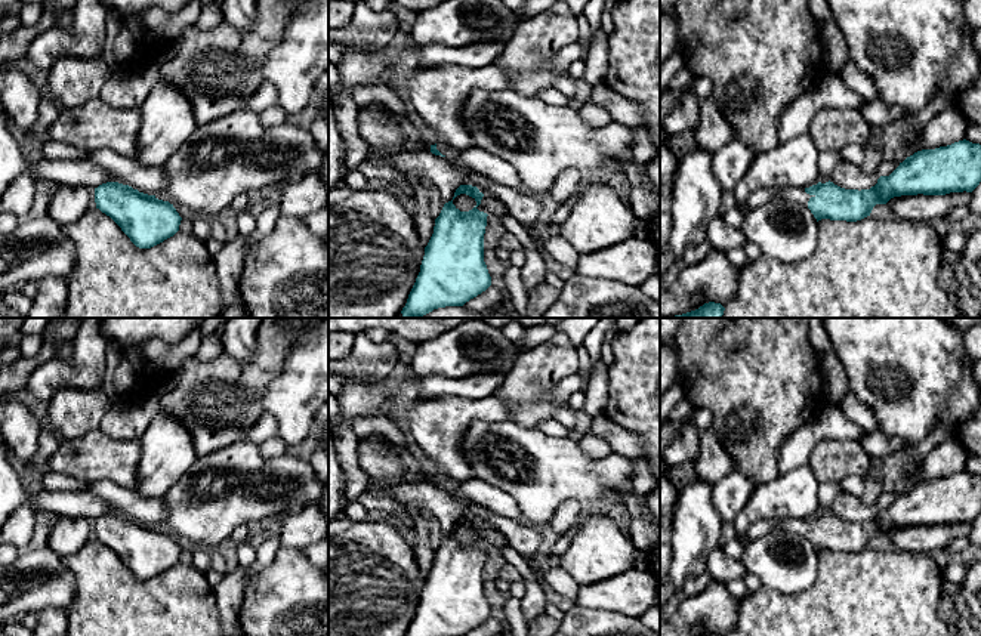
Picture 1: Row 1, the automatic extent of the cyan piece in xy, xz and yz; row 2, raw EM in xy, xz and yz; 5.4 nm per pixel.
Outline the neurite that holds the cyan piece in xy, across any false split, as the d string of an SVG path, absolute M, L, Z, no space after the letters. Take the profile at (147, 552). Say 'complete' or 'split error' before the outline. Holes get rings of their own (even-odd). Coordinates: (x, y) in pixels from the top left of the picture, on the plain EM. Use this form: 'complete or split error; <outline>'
complete; M118 513L95 519L95 534L139 580L151 580L173 568L182 552L169 532Z

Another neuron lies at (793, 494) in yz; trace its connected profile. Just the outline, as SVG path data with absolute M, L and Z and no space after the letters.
M811 463L758 484L744 509L734 519L737 538L744 544L747 530L763 519L809 519L820 513L818 481Z

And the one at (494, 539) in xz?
M484 527L481 535L490 547L500 549L508 544L508 538L505 537L505 534L491 527Z

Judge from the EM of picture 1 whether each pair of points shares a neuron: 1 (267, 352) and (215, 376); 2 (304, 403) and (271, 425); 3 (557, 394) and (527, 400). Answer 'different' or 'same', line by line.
1: same
2: different
3: different

